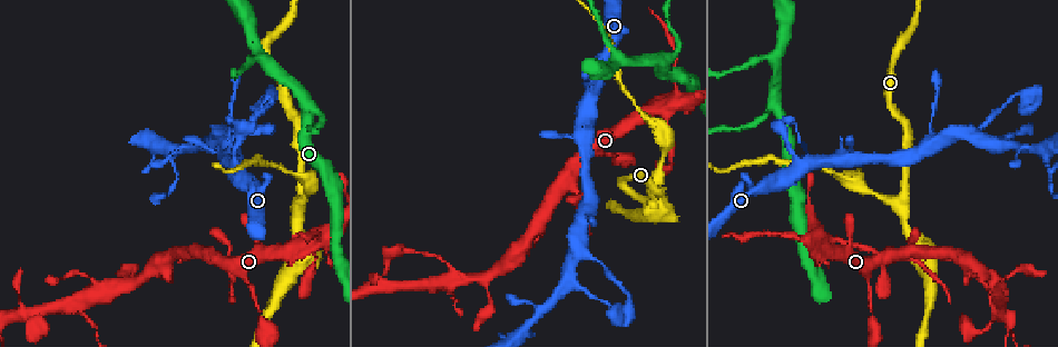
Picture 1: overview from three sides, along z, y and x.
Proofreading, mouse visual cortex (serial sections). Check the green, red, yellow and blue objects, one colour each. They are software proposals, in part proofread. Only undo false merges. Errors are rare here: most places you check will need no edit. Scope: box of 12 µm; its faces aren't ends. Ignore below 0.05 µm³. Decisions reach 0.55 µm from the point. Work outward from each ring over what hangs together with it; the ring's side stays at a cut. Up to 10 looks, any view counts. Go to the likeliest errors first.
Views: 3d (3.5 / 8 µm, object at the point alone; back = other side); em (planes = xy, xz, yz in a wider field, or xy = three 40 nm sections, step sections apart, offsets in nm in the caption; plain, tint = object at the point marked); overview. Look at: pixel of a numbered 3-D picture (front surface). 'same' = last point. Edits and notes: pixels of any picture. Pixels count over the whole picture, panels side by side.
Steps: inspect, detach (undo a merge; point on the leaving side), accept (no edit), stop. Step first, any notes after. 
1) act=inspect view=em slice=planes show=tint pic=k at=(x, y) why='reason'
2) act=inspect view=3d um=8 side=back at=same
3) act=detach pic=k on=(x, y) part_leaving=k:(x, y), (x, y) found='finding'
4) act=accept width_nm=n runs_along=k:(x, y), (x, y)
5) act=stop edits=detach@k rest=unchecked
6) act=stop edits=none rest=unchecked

act=inspect view=3d um=8 pic=1 at=(899, 201) why='three arms meet'

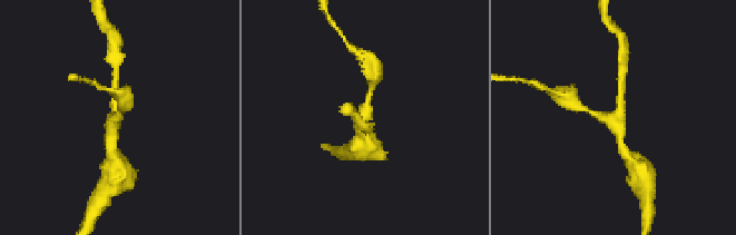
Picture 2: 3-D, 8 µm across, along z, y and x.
act=inspect view=em slice=planes show=tint pic=2 at=(614, 117) arms=3 arm_widths_nm=200,250,250 why='shape alone is not enough'

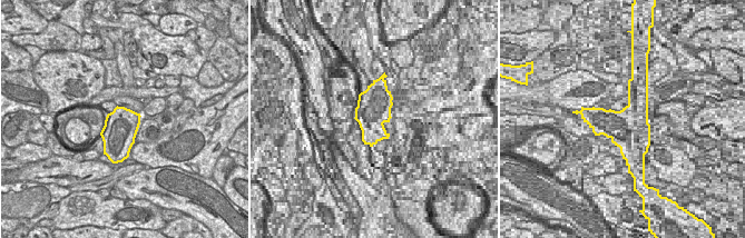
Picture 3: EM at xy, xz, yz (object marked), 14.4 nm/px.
act=accept found='one cell here'

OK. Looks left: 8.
act=inspect view=3d um=3.5 side=back pic=1 at=(914, 261) why='abrupt turn'

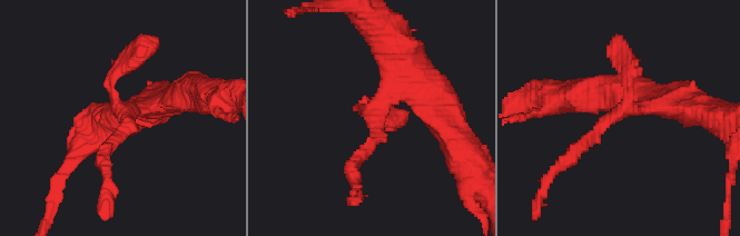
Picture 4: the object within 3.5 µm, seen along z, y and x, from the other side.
act=inspect view=em slice=xy step=2 show=tint pic=4 at=(627, 110)

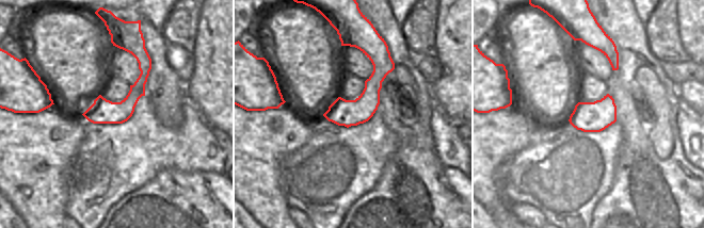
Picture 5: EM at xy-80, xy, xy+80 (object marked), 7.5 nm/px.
act=inspect view=em slice=xy step=3 show=tint at=same why='another direction'

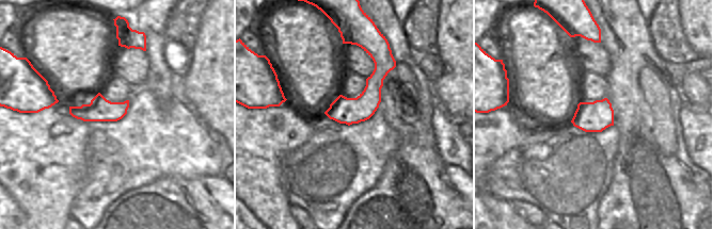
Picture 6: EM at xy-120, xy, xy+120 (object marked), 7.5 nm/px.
act=accept runs_along=4:(401, 50), (407, 61), (353, 164) found='one cell here'

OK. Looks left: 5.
act=inspect view=3d um=3.5 pic=1 at=(986, 284) why='thin arm on a thick one'

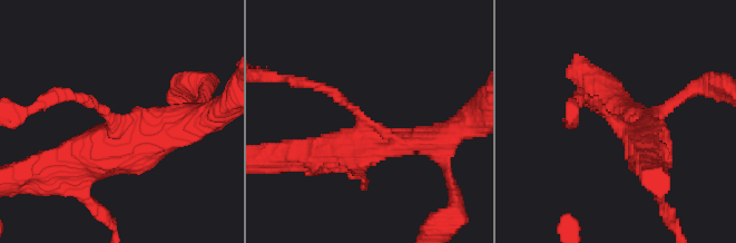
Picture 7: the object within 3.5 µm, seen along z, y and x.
act=inspect view=em slice=xy step=5 show=tint pic=7 at=(613, 122) why='now the EM'

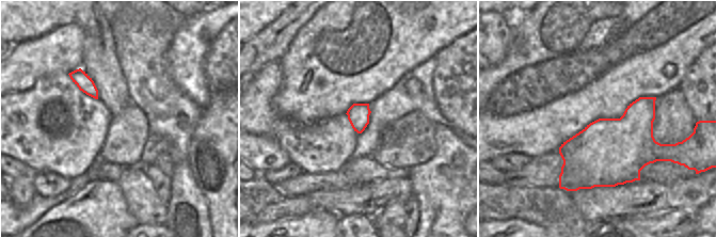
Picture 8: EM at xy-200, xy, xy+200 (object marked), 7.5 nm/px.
act=accept width_nm=160 runs_along=7:(165, 130), (28, 172) found='all the same cell'

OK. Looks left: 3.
act=inspect view=3d um=3.5 side=back pic=1 at=(664, 62) why='arms part here'

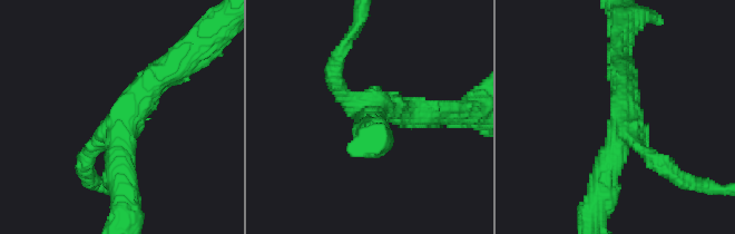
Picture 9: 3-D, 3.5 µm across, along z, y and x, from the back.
act=inspect view=em slice=xy step=1 show=tint pic=9 at=(627, 132) arms=3 arm_widths_nm=200,350,400

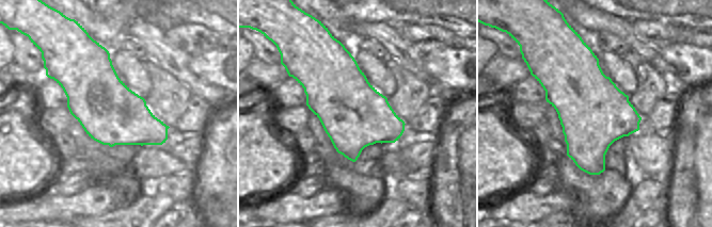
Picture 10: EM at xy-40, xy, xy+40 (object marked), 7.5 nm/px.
act=inspect view=em slice=planes show=tint at=same

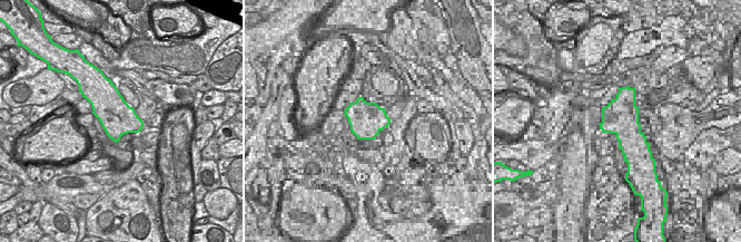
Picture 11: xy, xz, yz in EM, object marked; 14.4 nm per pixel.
act=accept runs_along=9:(125, 198), (121, 127), (169, 69) found='continuous, no second cell'

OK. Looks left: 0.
act=stop edits=none rest=unchecked

